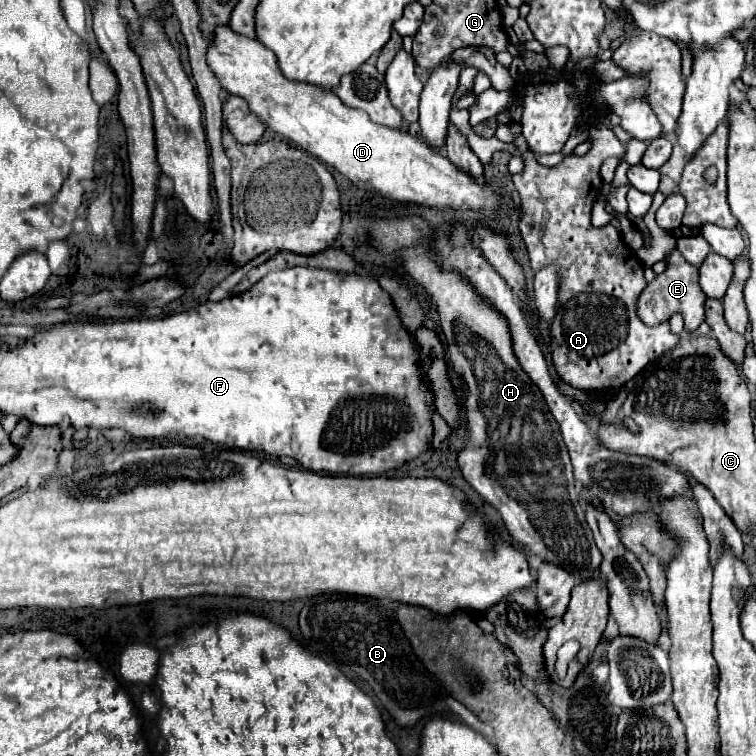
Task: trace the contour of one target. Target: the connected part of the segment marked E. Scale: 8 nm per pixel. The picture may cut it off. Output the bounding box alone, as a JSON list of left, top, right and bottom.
[637,249,707,333]

